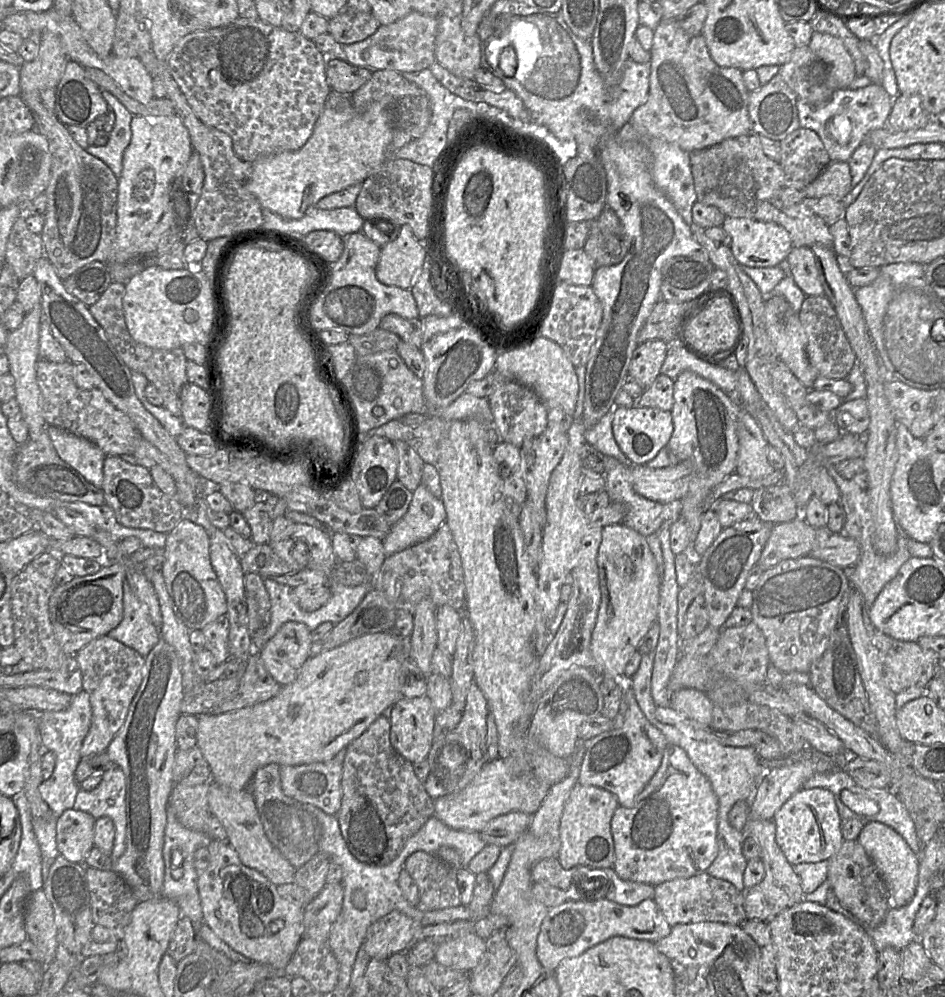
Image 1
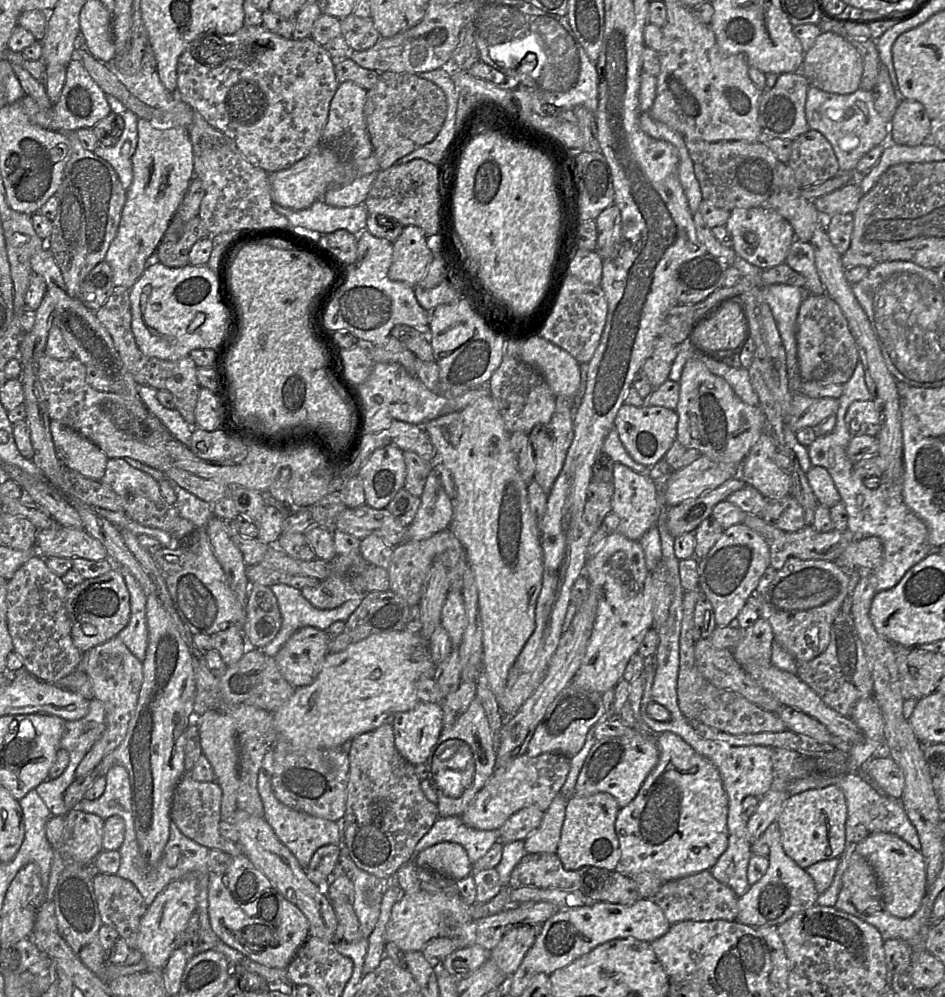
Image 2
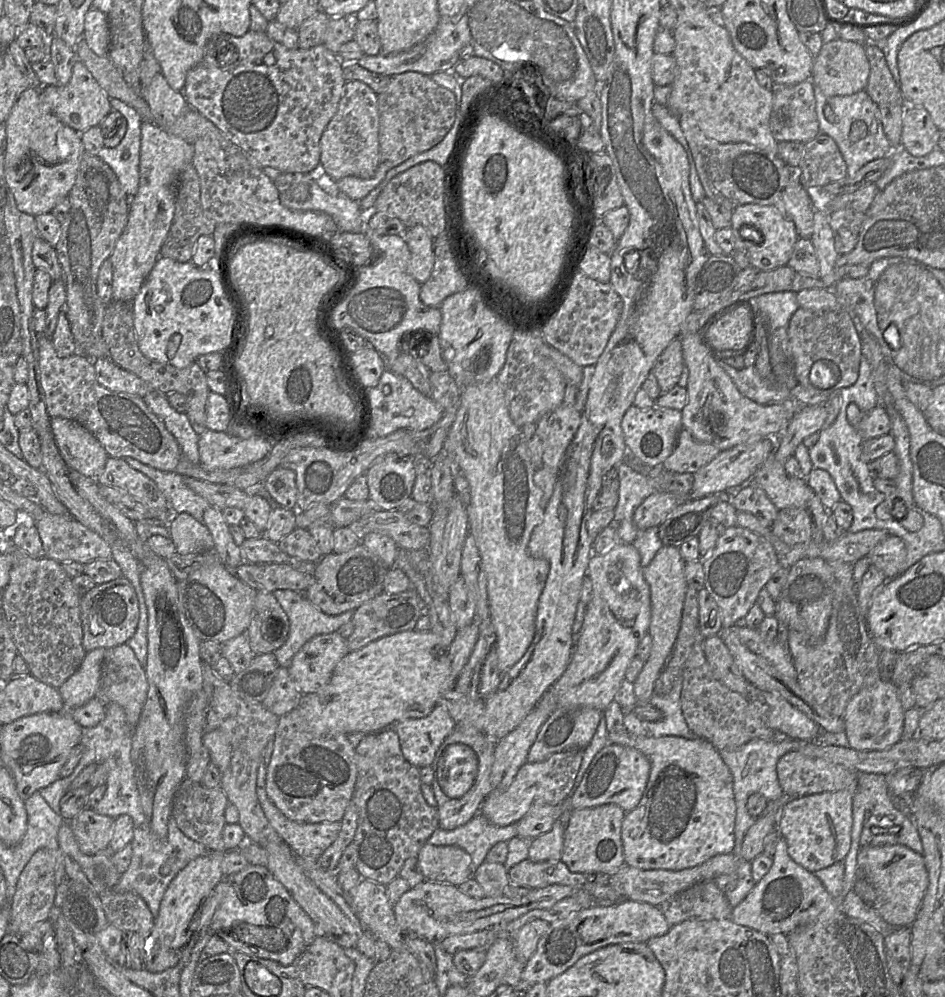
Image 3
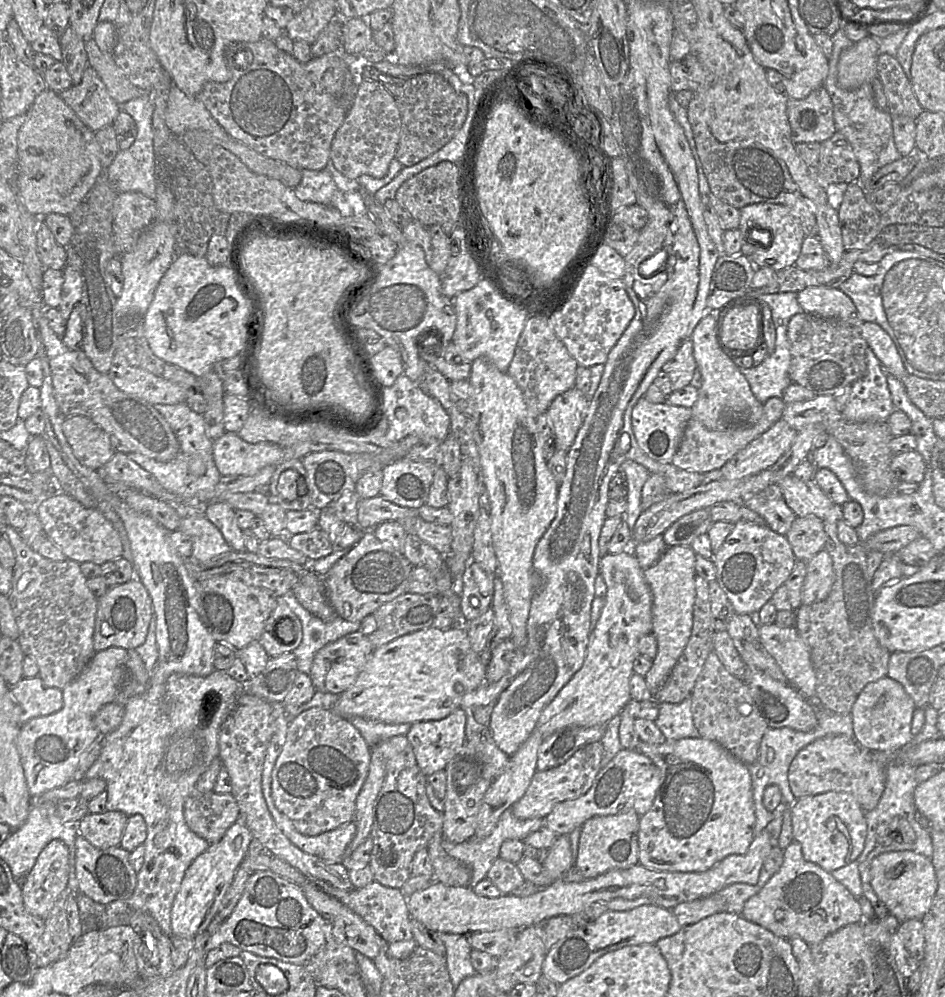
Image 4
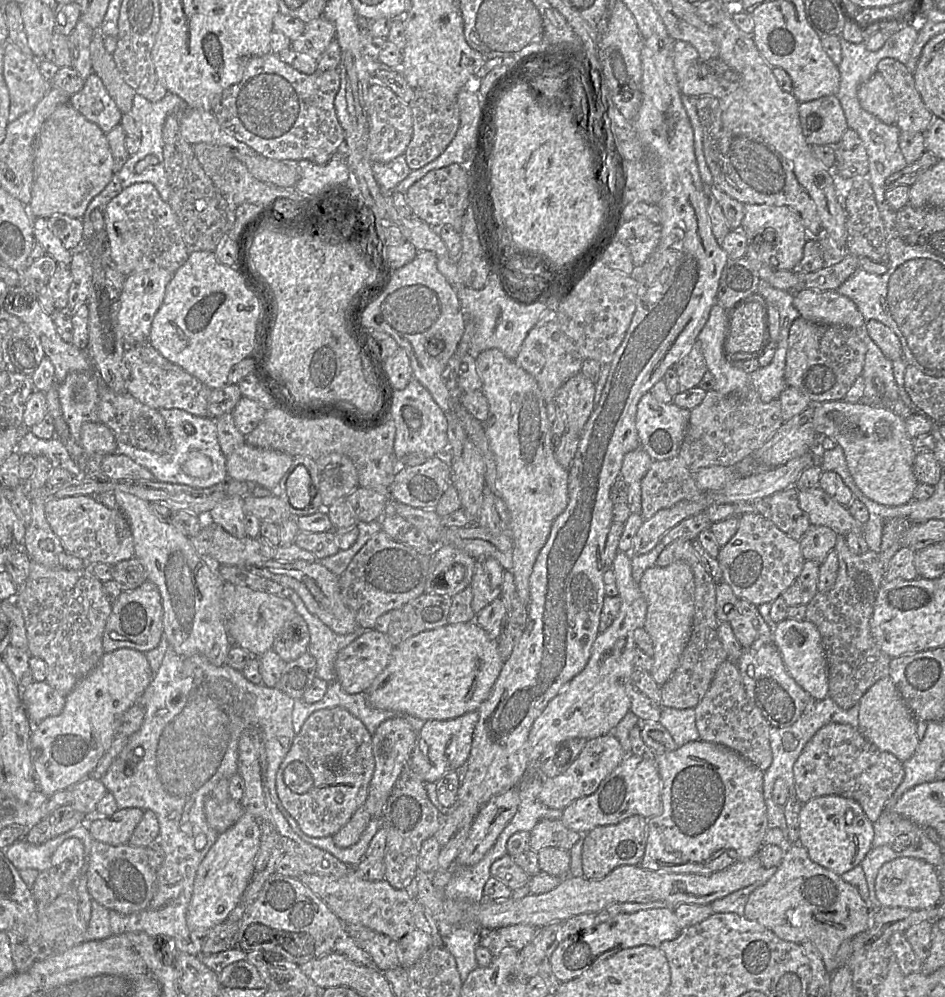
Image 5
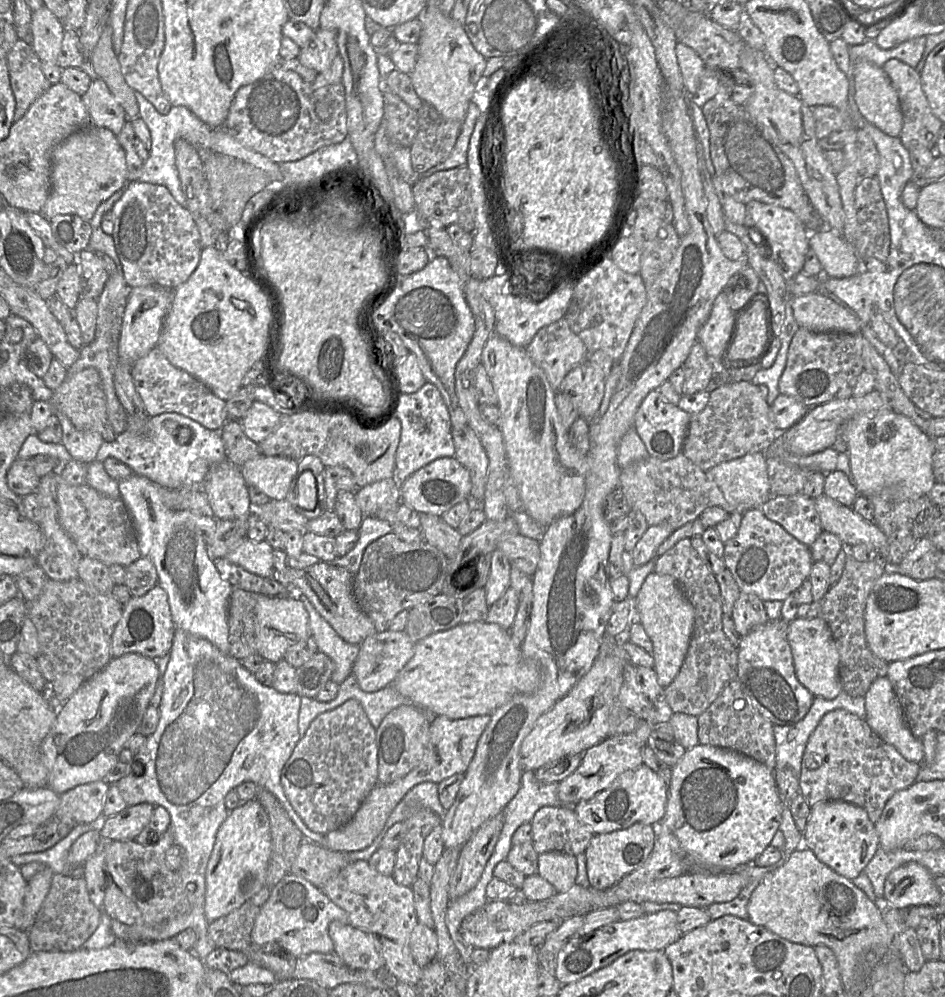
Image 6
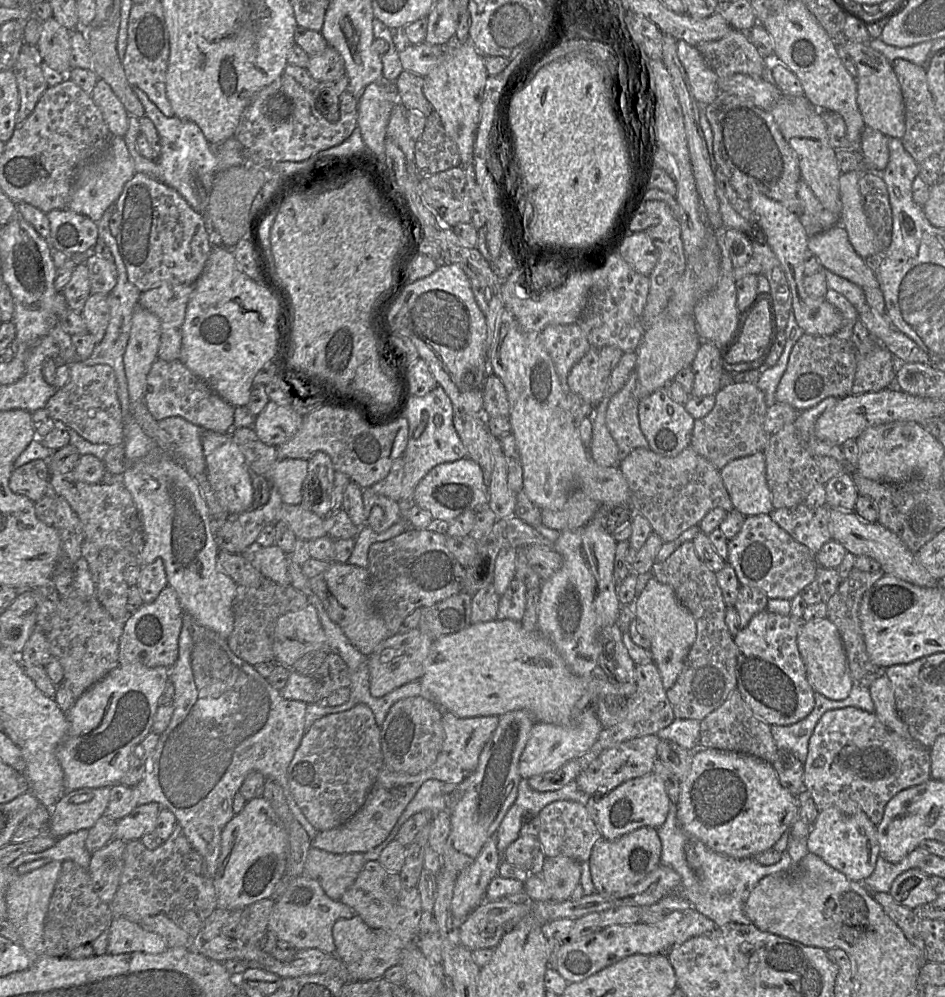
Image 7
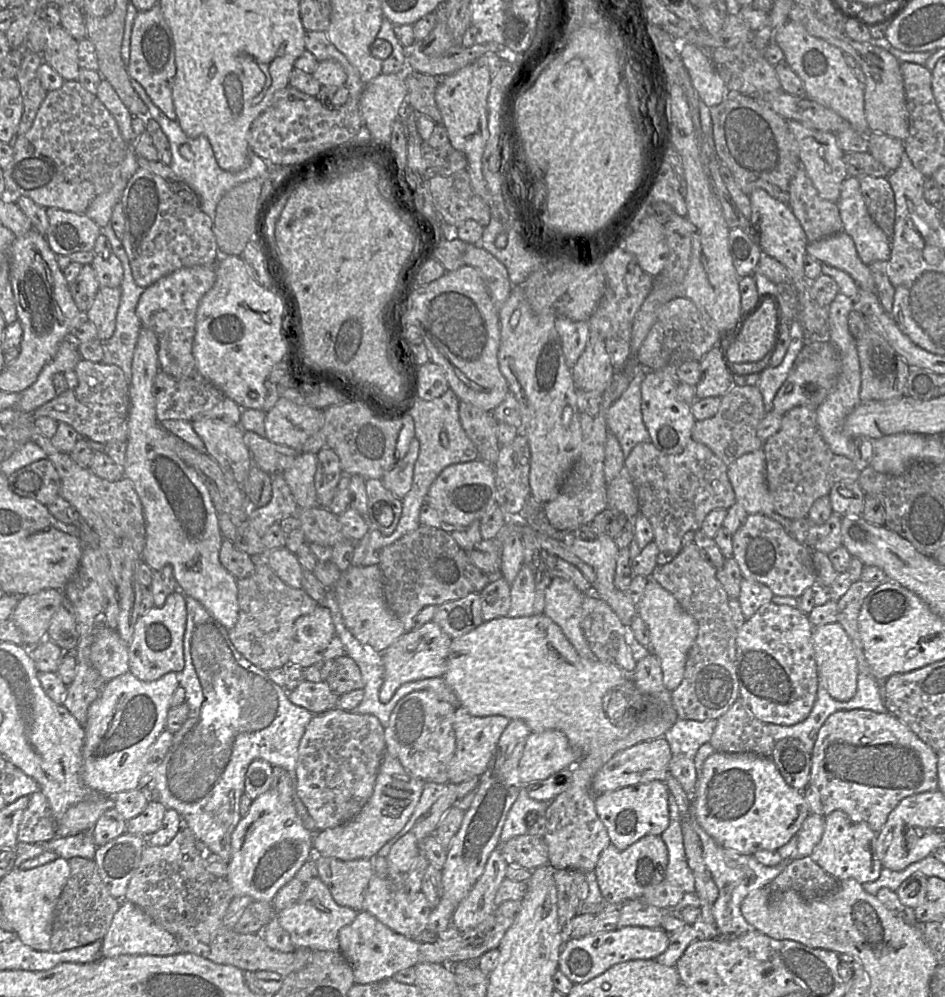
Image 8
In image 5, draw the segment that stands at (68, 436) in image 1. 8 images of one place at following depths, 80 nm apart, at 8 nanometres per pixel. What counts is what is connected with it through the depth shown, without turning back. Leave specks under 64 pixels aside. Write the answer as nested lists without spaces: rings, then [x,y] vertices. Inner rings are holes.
[[[85,422],[80,430],[80,445],[88,456],[114,454],[117,441],[114,433],[101,422]]]

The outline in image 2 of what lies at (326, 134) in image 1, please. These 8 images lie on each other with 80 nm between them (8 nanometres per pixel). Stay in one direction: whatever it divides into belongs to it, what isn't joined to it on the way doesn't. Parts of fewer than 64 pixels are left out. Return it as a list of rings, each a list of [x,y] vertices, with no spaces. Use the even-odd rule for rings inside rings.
[[[319,145],[292,166],[268,174],[274,203],[288,209],[302,210],[322,199],[330,188],[349,185],[358,178],[379,171],[381,170],[374,153],[364,161],[341,162],[334,152]]]

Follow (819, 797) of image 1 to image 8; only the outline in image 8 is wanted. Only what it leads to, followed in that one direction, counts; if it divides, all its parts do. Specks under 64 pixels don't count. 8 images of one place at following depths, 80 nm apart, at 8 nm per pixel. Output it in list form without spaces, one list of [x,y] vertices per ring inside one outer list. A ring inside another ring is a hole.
[[[834,810],[824,817],[824,832],[811,858],[827,873],[837,878],[855,879],[859,883],[875,881],[881,872],[882,863],[877,853],[878,833],[866,822],[854,822],[842,810]]]

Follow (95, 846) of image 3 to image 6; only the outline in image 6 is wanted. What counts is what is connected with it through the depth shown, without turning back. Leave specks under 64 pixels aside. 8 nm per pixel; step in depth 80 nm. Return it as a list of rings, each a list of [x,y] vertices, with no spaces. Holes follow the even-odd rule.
[[[140,803],[112,817],[101,814],[93,827],[99,830],[103,840],[132,841],[148,825],[154,808],[150,803]]]

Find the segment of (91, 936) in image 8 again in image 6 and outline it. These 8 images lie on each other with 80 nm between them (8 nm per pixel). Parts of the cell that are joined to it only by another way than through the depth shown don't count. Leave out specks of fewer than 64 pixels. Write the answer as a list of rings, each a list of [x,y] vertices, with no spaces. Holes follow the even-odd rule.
[[[57,873],[53,876],[49,892],[43,901],[33,926],[28,931],[32,952],[71,952],[82,947],[97,929],[102,909],[93,905],[87,891],[84,878],[72,878],[67,874]]]

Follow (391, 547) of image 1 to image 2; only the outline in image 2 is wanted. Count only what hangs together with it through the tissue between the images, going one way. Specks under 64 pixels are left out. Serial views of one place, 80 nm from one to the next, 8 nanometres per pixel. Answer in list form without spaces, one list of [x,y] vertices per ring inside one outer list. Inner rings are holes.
[[[436,473],[428,475],[420,501],[415,518],[407,527],[407,541],[427,539],[450,526],[452,499]]]

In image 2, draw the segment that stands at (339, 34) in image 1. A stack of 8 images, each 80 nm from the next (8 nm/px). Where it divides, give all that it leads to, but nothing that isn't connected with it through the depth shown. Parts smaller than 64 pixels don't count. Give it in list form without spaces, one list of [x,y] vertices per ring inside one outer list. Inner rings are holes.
[[[351,13],[339,19],[341,20],[342,36],[356,51],[373,47],[380,38],[372,18],[360,18]]]

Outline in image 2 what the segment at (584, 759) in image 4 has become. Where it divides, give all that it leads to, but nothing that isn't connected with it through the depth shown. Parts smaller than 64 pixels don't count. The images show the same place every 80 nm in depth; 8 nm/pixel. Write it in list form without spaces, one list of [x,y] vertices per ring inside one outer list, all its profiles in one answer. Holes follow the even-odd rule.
[[[542,753],[536,757],[523,754],[504,768],[494,770],[490,779],[476,794],[461,820],[470,827],[479,830],[499,829],[511,815],[530,806],[536,806],[543,812],[561,793],[570,770],[570,758],[559,753]]]

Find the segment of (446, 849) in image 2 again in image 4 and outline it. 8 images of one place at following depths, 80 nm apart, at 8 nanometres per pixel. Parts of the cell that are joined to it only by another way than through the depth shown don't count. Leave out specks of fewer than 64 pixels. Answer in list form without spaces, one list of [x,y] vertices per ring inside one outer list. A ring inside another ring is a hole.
[[[437,833],[426,846],[433,867],[433,878],[448,886],[468,887],[472,877],[471,869],[449,856],[441,846],[442,840],[443,833]]]

